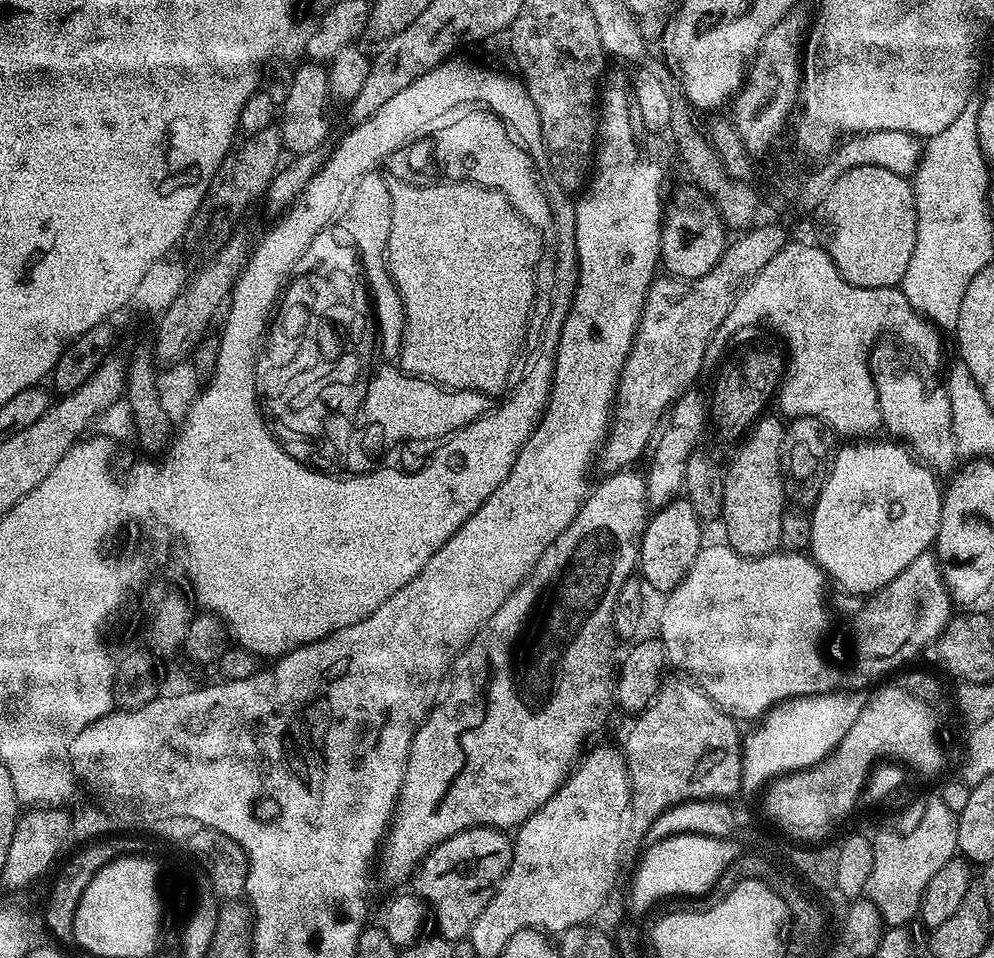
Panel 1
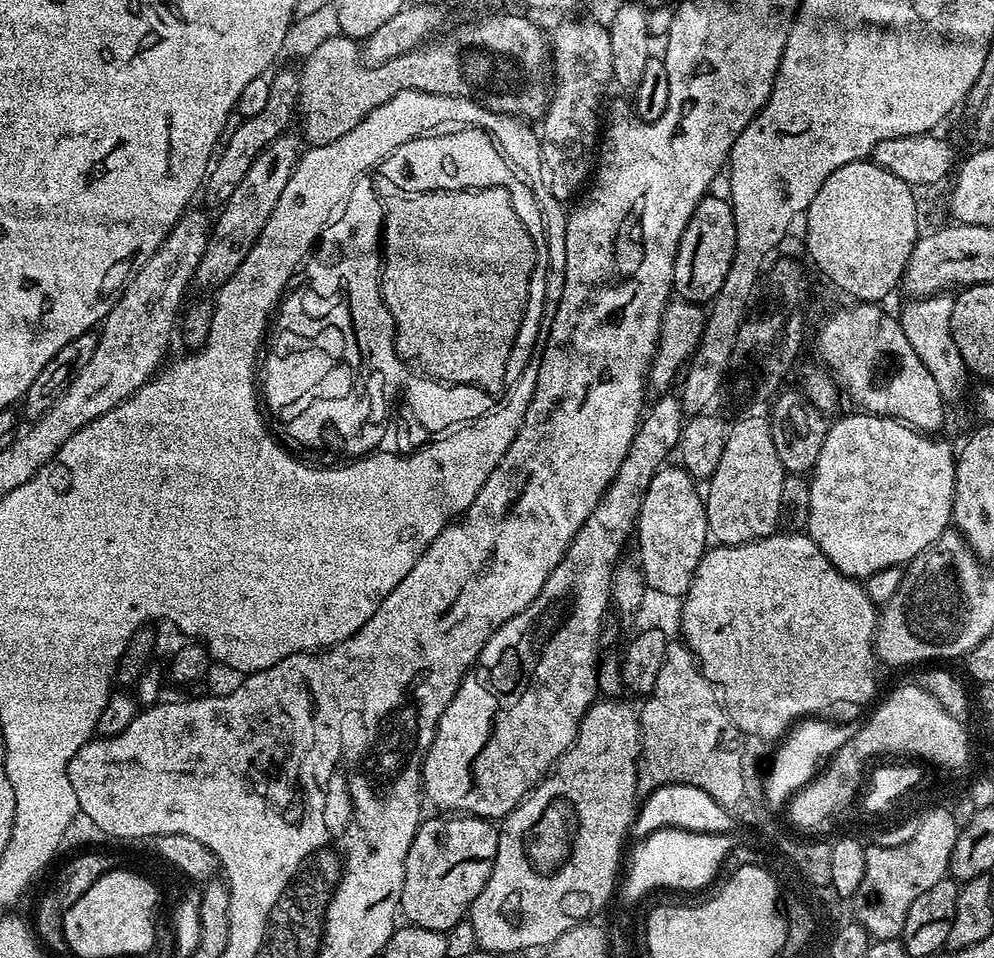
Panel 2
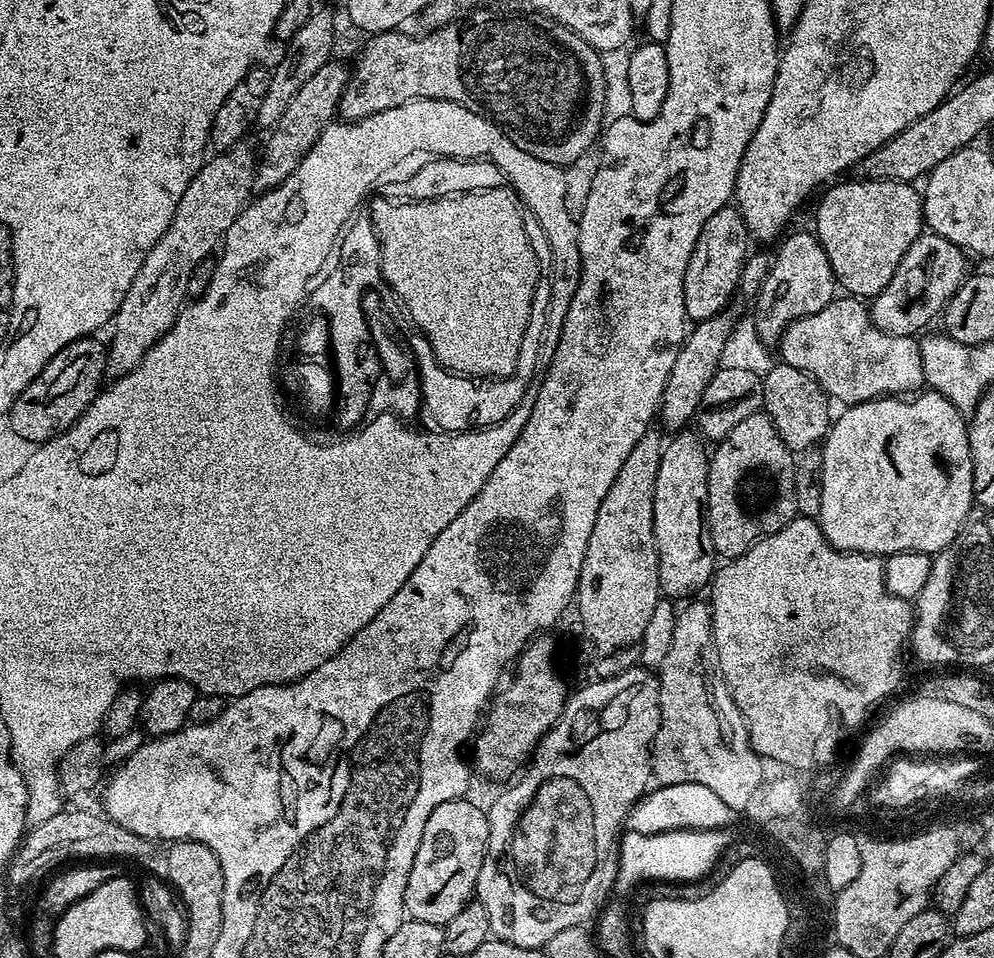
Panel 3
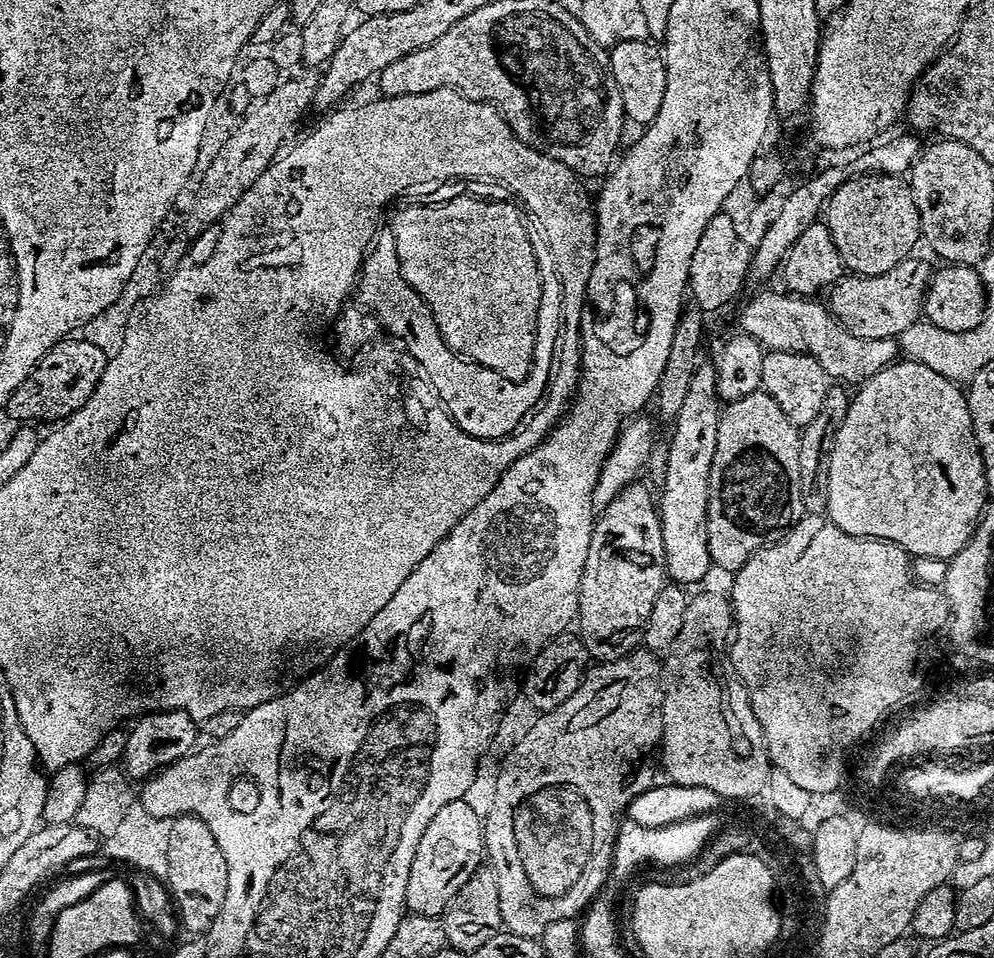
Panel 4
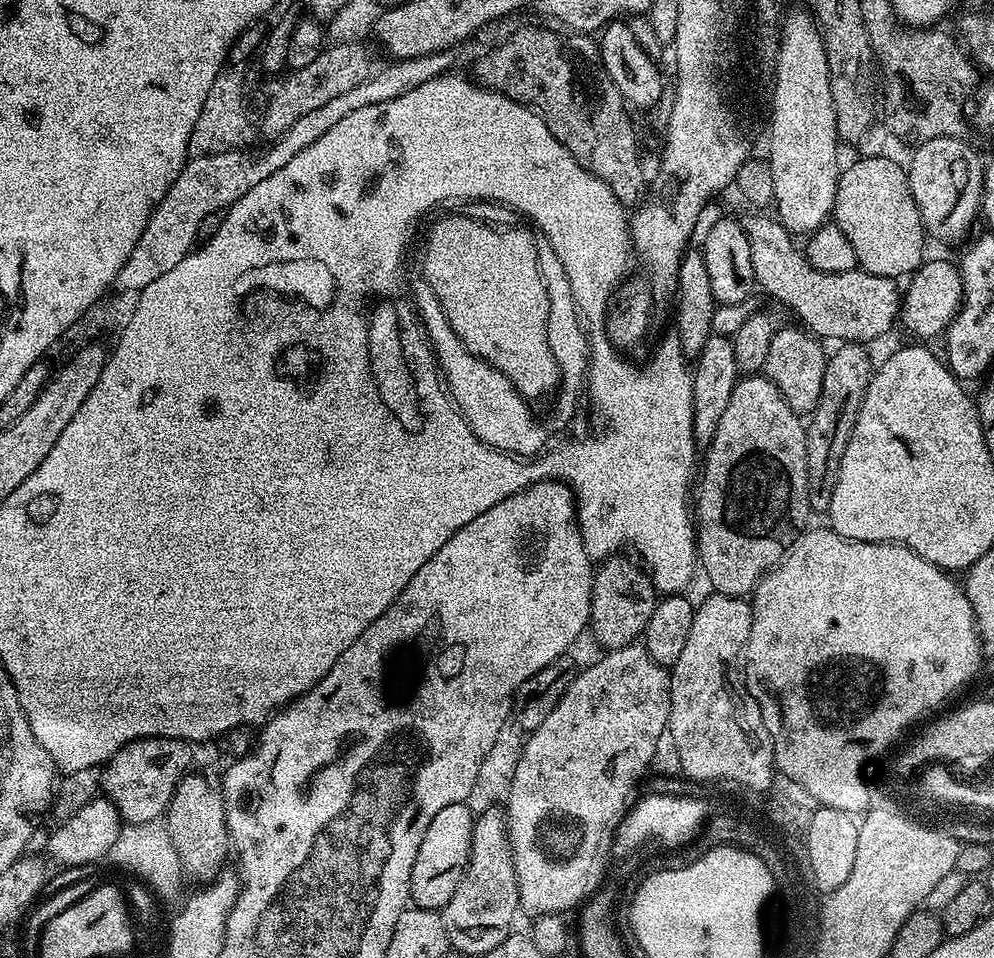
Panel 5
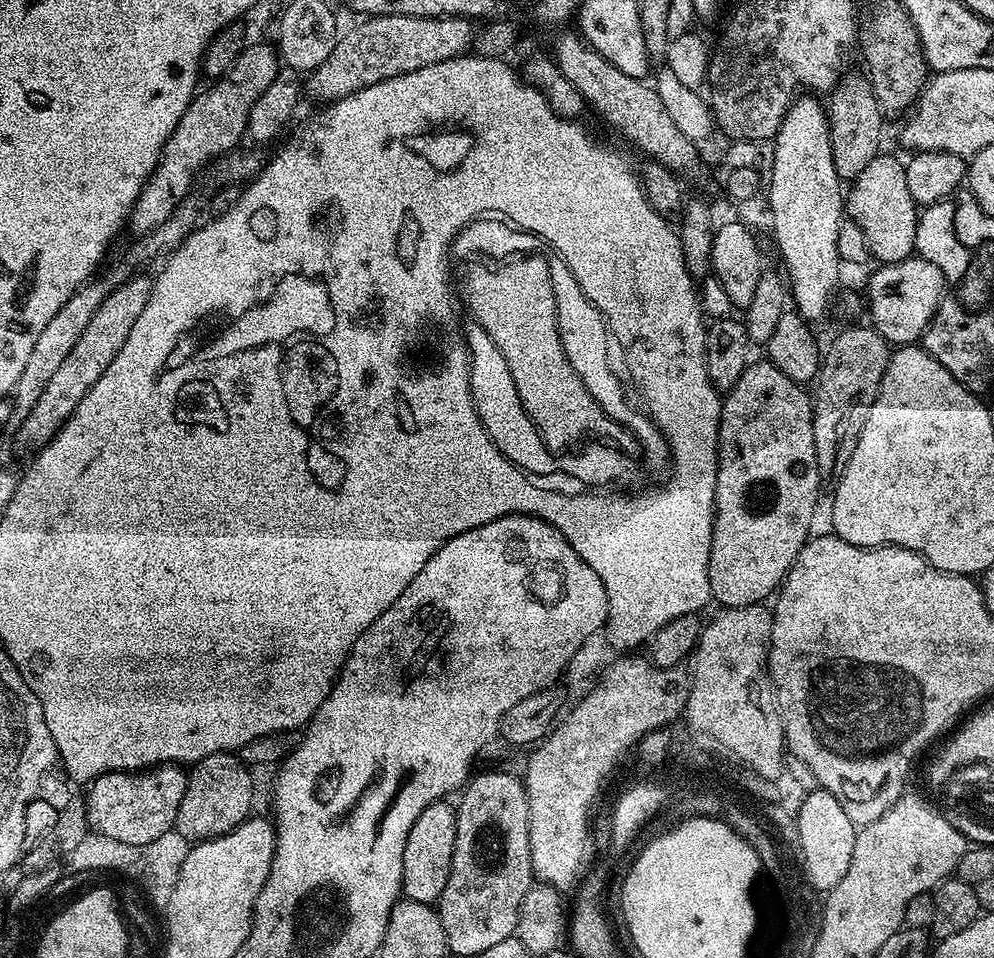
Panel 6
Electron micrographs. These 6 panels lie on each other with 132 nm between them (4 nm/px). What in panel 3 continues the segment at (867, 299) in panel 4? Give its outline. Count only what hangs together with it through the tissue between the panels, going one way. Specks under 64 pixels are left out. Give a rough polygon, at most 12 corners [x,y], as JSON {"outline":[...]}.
{"outline":[[936,232],[906,250],[871,301],[872,324],[916,336],[968,279]]}

